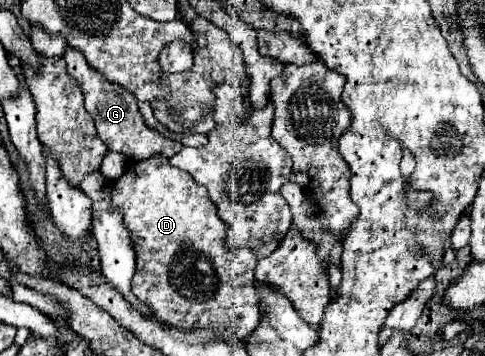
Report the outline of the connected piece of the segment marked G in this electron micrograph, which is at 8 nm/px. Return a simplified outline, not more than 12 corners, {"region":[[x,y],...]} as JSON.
{"region":[[63,57],[109,151],[143,161],[181,143],[147,127],[135,95],[91,69]]}

